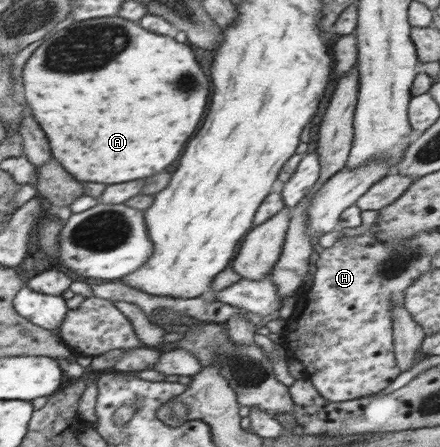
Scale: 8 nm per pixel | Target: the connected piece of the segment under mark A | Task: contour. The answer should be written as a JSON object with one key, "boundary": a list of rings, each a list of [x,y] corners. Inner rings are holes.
{"boundary":[[[101,17],[89,19],[81,22],[72,22],[68,27],[55,31],[49,35],[45,41],[39,43],[39,47],[31,53],[22,67],[21,79],[23,81],[23,97],[25,103],[31,109],[33,119],[45,131],[51,155],[57,159],[57,163],[77,181],[91,181],[91,183],[119,183],[119,181],[131,181],[131,179],[143,179],[149,175],[155,175],[169,167],[181,153],[185,141],[191,137],[191,131],[195,131],[199,119],[203,117],[205,103],[207,103],[207,93],[209,93],[209,83],[207,77],[201,73],[193,51],[187,45],[181,45],[173,41],[171,36],[153,33],[140,26],[137,22],[131,22],[121,17]]]}

